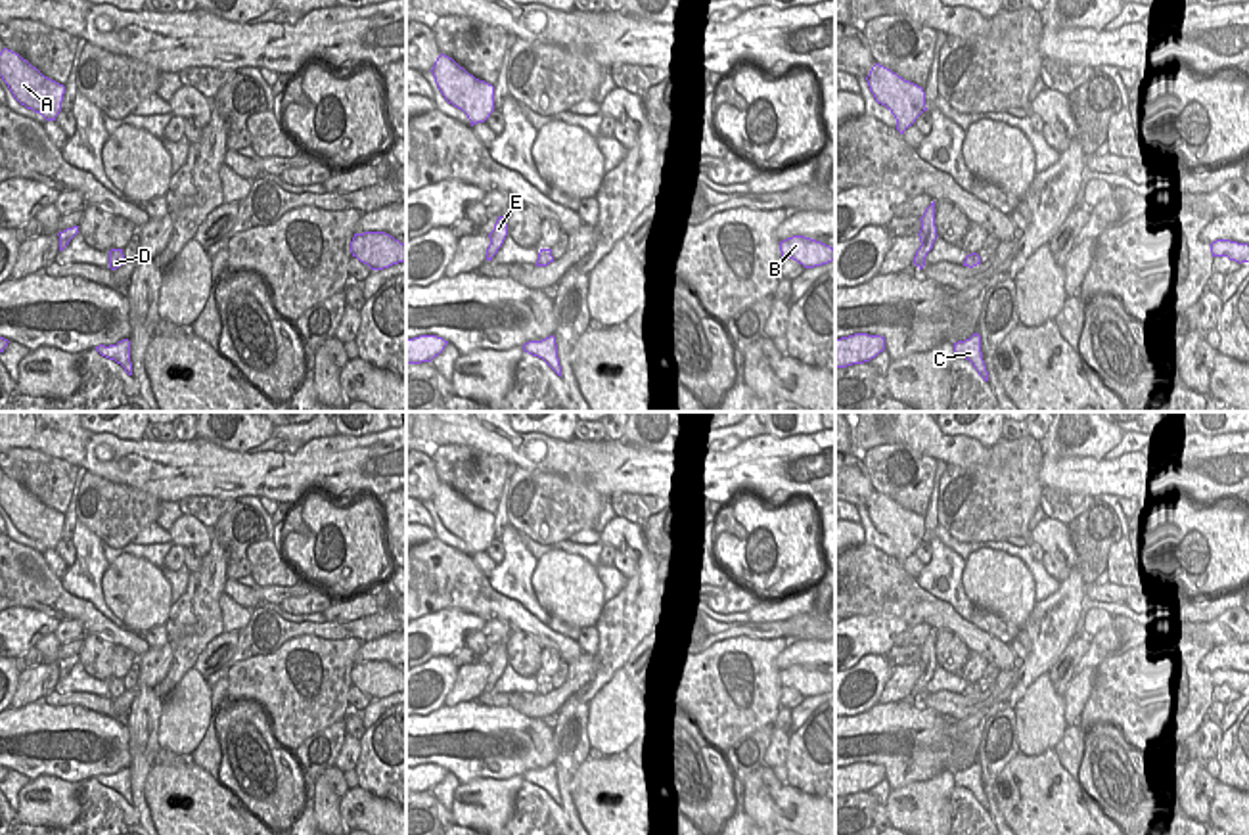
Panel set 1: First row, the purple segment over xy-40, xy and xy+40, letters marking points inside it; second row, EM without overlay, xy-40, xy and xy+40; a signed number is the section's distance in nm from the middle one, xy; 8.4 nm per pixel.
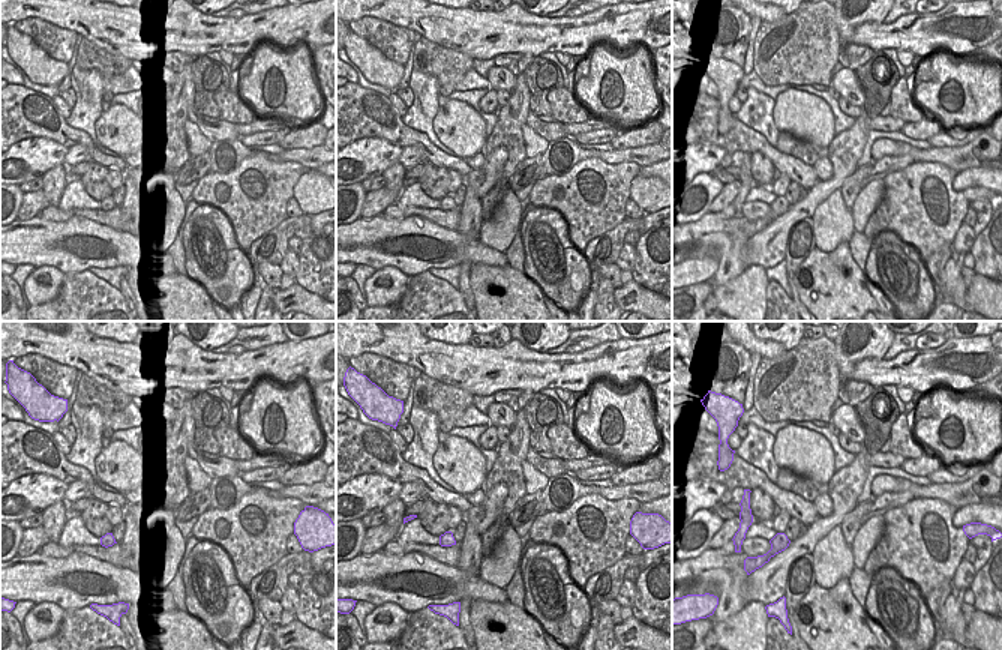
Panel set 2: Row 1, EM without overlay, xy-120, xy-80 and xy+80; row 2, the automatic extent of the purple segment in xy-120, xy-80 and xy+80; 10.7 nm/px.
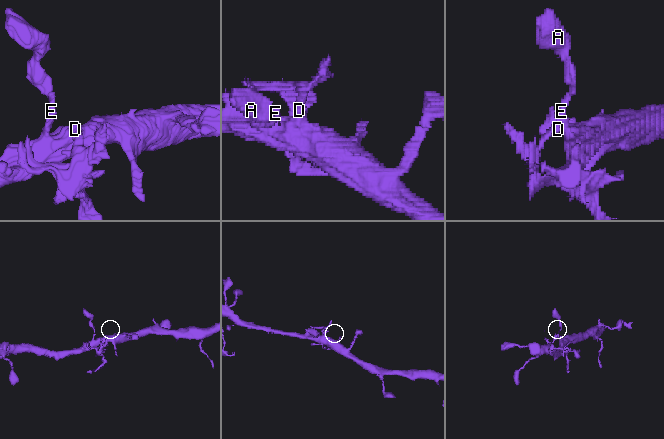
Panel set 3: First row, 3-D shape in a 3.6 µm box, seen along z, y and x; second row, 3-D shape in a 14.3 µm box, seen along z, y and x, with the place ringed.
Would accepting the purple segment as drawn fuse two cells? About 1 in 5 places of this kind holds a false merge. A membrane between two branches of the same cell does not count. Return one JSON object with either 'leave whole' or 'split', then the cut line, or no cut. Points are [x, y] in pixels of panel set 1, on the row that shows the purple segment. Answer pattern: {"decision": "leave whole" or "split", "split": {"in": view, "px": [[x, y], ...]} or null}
{"decision": "split", "split": {"in": "xy", "px": [[539, 255], [543, 265]]}}

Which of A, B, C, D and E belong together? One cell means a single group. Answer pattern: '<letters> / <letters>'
A B E / C D

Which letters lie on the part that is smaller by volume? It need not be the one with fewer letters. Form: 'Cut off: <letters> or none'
Cut off: C, D

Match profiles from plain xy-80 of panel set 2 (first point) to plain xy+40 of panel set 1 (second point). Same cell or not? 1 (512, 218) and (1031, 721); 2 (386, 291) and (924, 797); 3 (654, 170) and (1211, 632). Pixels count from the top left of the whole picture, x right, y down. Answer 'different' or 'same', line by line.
1: same
2: same
3: different

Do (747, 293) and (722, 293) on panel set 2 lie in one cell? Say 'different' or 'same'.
same

